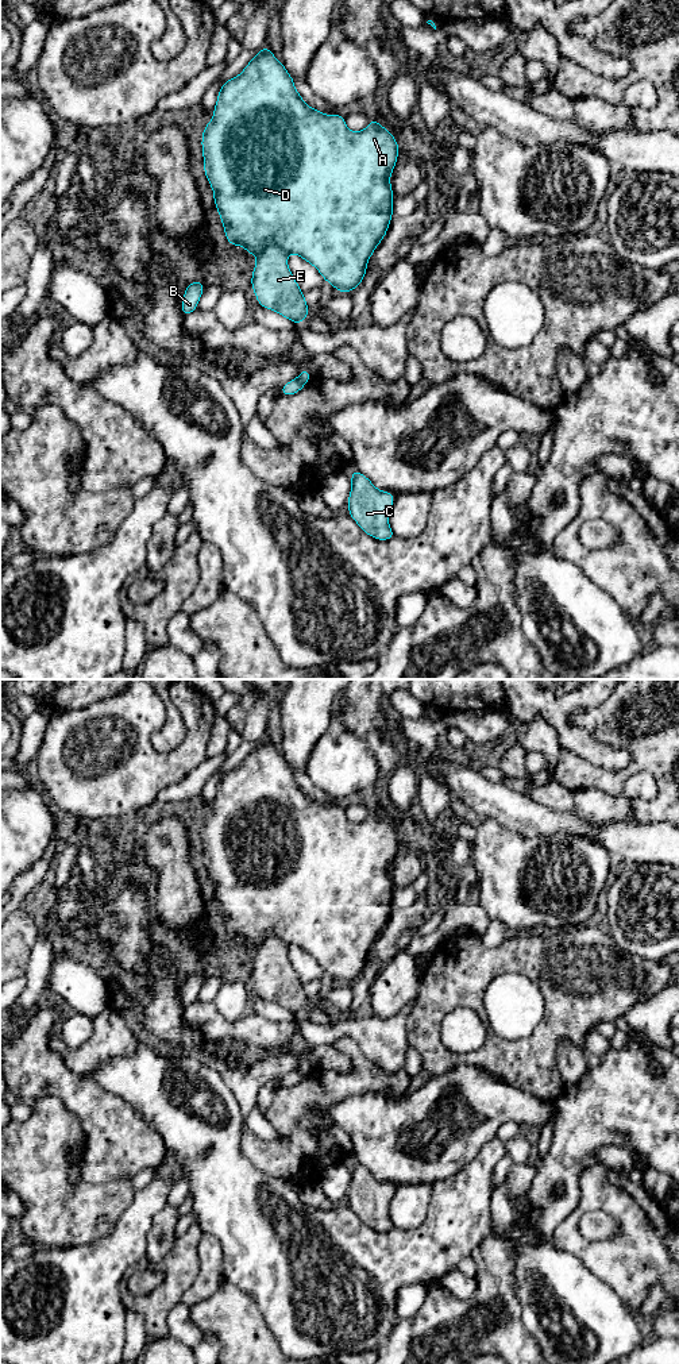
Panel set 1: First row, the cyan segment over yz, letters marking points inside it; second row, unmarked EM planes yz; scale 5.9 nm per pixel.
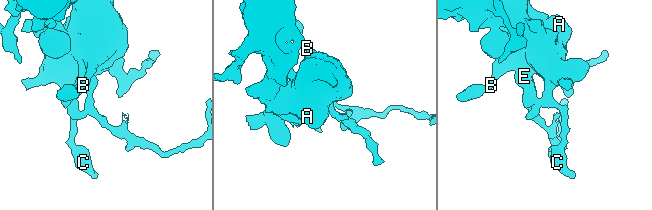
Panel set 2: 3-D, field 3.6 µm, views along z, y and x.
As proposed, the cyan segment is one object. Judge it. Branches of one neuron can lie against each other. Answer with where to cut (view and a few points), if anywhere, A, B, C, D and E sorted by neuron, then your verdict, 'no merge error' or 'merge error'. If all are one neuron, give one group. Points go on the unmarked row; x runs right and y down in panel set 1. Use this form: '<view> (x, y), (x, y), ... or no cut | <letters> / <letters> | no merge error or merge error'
yz (286, 946), (276, 936), (267, 935), (257, 950) | A B C D / E | merge error

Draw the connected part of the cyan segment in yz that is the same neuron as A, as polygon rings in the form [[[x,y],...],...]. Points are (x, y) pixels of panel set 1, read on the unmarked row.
[[[265,737],[258,743],[243,763],[227,771],[219,782],[212,812],[202,821],[202,849],[204,864],[213,881],[213,893],[223,914],[224,925],[229,936],[242,937],[248,945],[258,949],[259,943],[267,936],[274,935],[286,945],[297,945],[310,955],[340,985],[356,980],[367,963],[367,955],[377,937],[383,932],[393,909],[393,879],[390,868],[397,855],[400,837],[393,825],[371,810],[362,822],[350,822],[344,813],[344,806],[325,806],[309,798],[294,778],[293,768],[288,764],[283,755]]]

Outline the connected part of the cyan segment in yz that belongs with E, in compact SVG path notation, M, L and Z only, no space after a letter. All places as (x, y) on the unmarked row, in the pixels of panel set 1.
M267 935L258 945L251 967L258 995L300 1016L310 1005L304 983L294 971L288 945L274 935Z

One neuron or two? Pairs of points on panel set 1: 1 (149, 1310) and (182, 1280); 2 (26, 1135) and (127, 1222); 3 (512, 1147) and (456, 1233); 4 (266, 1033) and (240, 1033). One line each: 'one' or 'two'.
1: one
2: two
3: two
4: one

